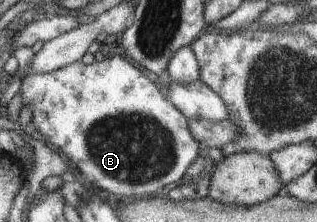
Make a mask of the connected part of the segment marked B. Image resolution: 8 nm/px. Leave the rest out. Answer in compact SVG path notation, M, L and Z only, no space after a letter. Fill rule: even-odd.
M115 55L110 58L104 58L101 62L93 62L92 64L84 64L81 61L75 61L66 67L55 69L50 73L34 73L34 75L25 75L21 81L20 91L17 93L22 97L22 109L28 107L32 111L32 123L36 130L39 131L48 144L55 149L62 150L66 157L69 157L76 165L76 168L82 175L85 175L88 185L92 185L102 192L109 199L144 199L144 197L154 197L157 194L163 194L165 191L178 183L188 167L198 159L200 155L200 146L198 141L192 137L188 129L188 118L178 111L162 93L157 82L152 82L138 67L135 67L125 57Z

